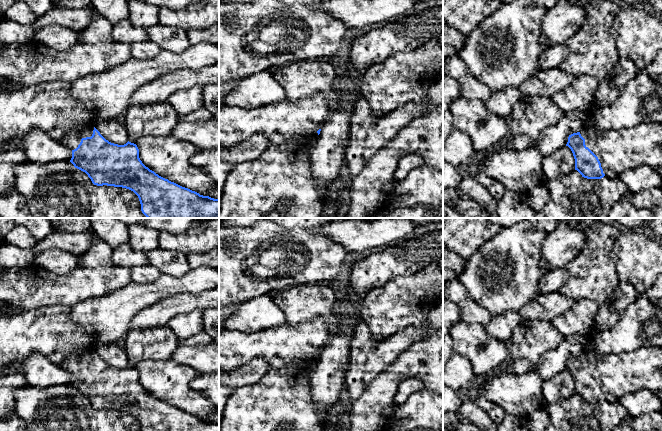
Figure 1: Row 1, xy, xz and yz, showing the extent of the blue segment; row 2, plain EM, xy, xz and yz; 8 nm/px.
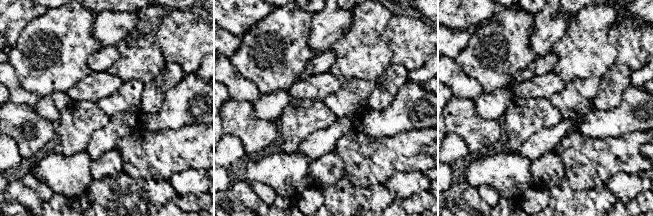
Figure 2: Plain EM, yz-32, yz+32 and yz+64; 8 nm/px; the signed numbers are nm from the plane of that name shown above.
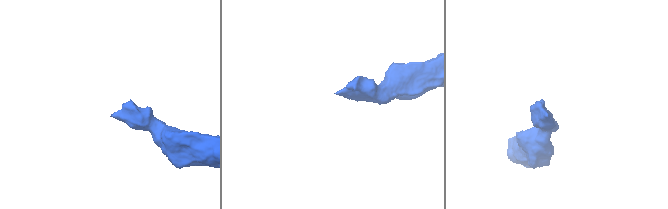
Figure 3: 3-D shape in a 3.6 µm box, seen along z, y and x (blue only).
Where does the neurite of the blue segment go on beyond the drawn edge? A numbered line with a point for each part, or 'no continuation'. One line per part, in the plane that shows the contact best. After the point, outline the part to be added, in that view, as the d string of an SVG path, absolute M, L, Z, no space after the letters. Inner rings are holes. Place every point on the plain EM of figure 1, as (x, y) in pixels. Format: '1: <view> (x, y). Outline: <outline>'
1: xy (72, 364). Outline: M94 351L85 355L71 355L60 366L67 372L74 374L78 371L82 362L91 361Z

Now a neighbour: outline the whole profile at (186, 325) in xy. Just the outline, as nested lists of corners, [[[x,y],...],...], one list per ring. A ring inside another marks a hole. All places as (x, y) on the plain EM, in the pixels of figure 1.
[[[194,310],[190,313],[174,316],[167,326],[179,339],[190,338],[203,331],[202,311]]]

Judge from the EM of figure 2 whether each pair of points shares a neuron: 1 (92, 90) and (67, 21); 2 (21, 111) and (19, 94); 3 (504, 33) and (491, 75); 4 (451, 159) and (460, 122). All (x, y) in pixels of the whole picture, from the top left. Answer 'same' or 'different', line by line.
1: different
2: different
3: same
4: different

